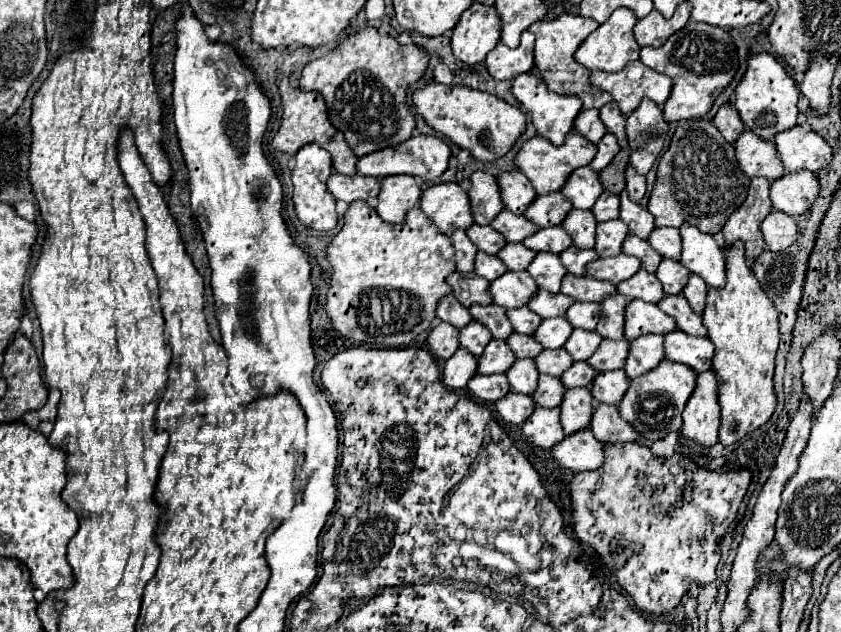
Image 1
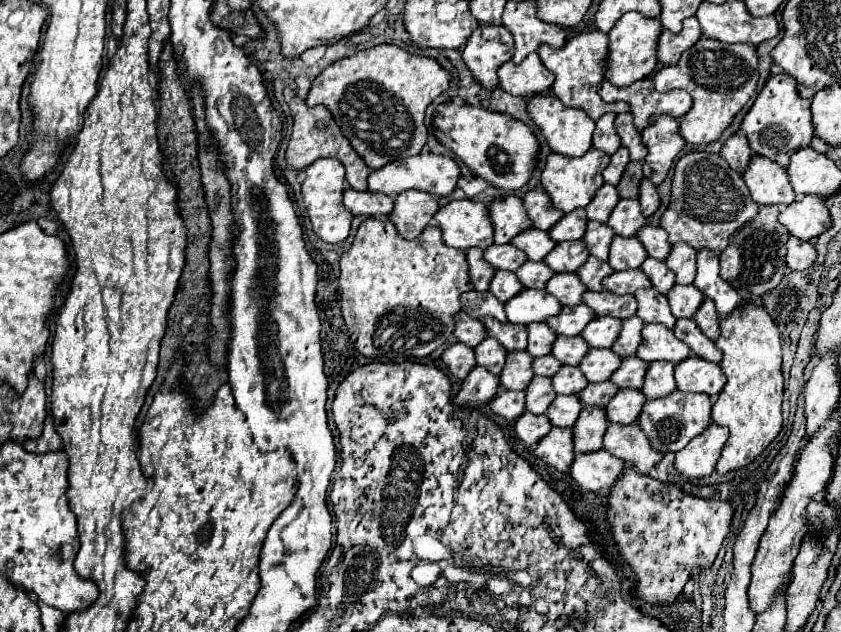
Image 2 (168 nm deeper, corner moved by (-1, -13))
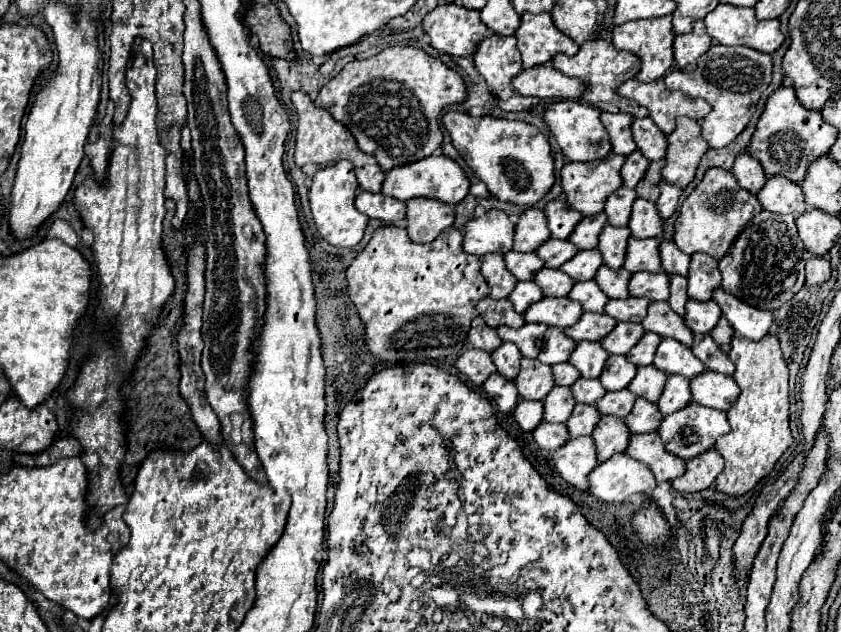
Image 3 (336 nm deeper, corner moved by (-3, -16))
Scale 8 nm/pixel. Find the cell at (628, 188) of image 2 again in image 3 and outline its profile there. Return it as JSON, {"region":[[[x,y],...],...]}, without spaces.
{"region":[[[665,160],[651,162],[649,172],[645,174],[645,180],[635,188],[637,198],[647,198],[649,202],[655,202],[659,198],[659,182],[661,182],[661,170],[665,166]]]}

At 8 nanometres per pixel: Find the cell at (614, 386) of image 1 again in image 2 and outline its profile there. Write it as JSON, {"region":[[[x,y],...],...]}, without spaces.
{"region":[[[619,389],[611,401],[605,405],[607,419],[615,423],[633,423],[639,417],[639,409],[643,405],[645,397],[639,393],[639,389]]]}

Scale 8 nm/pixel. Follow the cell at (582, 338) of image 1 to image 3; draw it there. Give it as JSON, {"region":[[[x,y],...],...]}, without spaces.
{"region":[[[611,356],[609,368],[605,368],[599,380],[609,392],[615,392],[627,388],[629,382],[635,378],[635,374],[637,374],[637,366],[629,364],[625,356]]]}

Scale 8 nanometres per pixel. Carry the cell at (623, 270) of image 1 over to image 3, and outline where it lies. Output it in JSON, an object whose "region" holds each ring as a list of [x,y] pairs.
{"region":[[[635,272],[629,282],[631,296],[645,296],[649,300],[669,298],[669,274],[667,272]]]}

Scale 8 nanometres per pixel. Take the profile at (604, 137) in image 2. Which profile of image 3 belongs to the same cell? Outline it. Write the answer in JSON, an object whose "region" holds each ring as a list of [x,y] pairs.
{"region":[[[603,112],[601,114],[601,122],[605,122],[605,128],[611,136],[611,144],[613,144],[613,152],[615,154],[623,154],[629,156],[637,150],[637,144],[633,140],[631,134],[631,122],[635,118],[631,114],[613,114],[613,112]]]}

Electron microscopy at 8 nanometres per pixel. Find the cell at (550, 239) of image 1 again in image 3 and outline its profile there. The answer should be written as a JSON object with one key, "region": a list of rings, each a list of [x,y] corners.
{"region":[[[581,250],[573,260],[569,260],[569,264],[563,264],[561,270],[565,270],[575,282],[585,282],[595,278],[601,264],[603,256],[599,250]]]}

